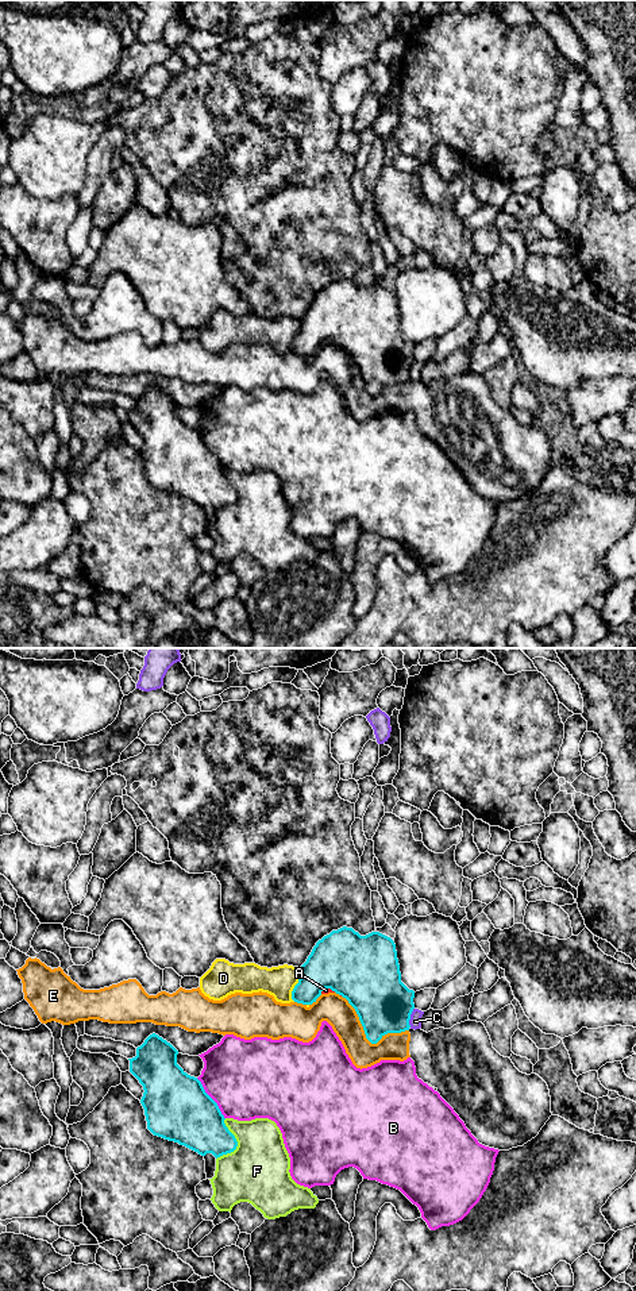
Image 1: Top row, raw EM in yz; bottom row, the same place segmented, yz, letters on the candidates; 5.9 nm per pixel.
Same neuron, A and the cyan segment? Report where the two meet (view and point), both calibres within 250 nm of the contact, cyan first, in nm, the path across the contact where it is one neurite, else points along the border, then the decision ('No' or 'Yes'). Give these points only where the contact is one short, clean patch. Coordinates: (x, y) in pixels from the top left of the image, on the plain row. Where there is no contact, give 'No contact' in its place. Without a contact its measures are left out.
Touches cyan at yz (327, 339). Thickness 400 nm (cyan) against 30 nm. No

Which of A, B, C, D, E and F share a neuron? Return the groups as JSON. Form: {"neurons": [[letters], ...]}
{"neurons": [["A", "D"], ["B"], ["C"], ["E"], ["F"]]}

